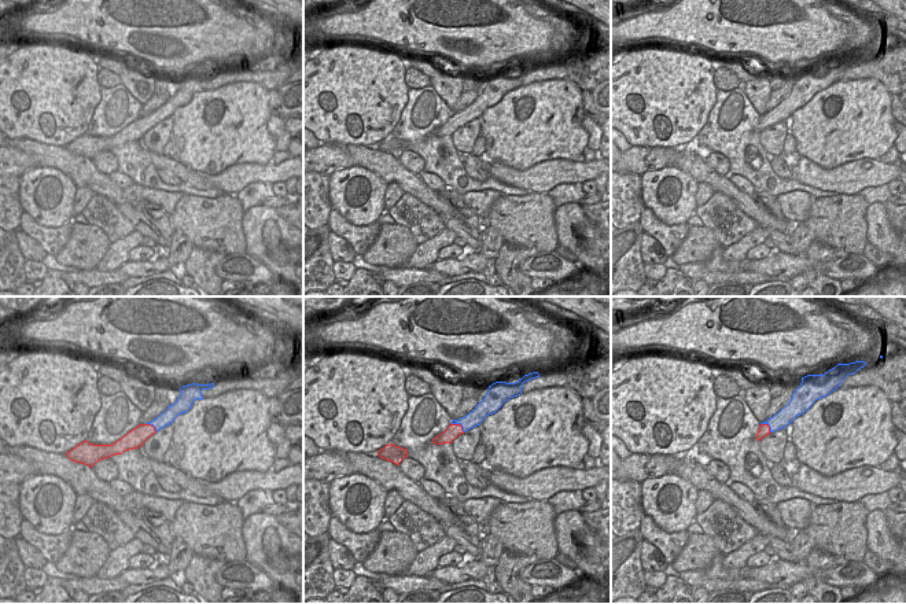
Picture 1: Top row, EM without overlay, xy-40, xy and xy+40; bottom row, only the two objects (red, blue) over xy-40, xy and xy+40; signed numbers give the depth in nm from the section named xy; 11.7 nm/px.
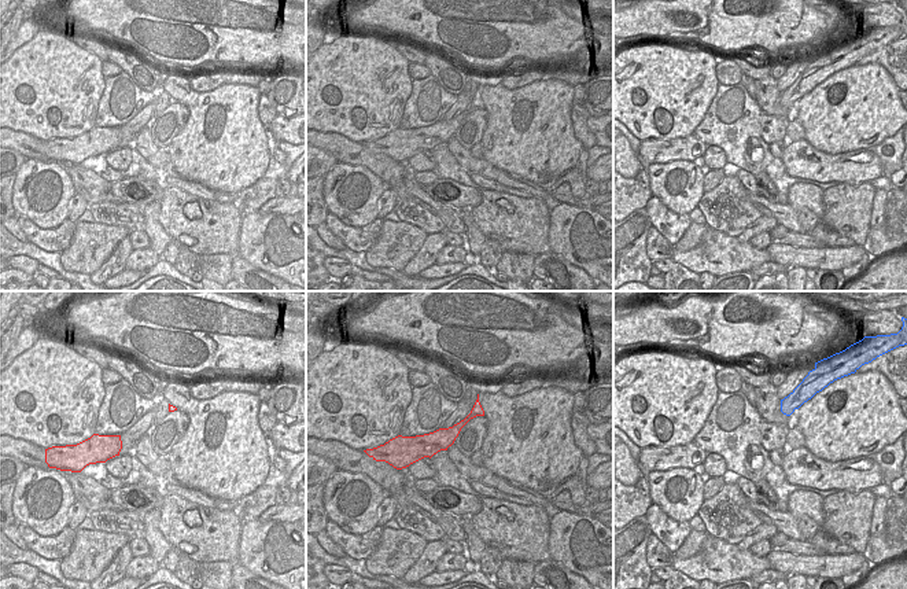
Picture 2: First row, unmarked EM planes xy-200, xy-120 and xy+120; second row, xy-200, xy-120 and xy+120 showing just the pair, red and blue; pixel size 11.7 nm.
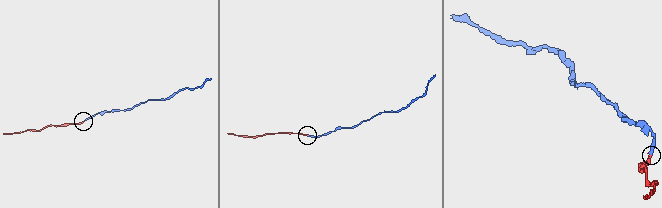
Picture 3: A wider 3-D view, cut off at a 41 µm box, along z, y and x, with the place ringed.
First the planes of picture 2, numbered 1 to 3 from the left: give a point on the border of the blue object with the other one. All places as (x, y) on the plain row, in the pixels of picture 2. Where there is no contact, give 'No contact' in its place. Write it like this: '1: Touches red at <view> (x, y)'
1: No contact
2: No contact
3: No contact.

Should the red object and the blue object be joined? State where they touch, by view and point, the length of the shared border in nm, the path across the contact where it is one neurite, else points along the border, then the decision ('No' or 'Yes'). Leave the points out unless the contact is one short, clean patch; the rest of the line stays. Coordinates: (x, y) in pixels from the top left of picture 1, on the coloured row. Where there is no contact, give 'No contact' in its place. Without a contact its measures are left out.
Touches red at xy (459, 424). Shared border 200 nm. Path across: xy (453, 430), (459, 424), (475, 417). Yes.

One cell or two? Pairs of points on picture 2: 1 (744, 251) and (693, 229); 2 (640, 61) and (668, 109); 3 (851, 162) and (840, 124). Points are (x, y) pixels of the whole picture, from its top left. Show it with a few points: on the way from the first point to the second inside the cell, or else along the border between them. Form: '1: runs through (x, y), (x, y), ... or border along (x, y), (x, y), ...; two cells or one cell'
1: border along (708, 227), (693, 247), (674, 249); two cells
2: runs through (641, 73), (662, 96); one cell
3: border along (817, 148), (830, 154), (866, 150); two cells

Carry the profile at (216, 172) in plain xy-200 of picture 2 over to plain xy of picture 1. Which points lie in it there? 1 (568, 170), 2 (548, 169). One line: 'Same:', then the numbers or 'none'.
Same: none

